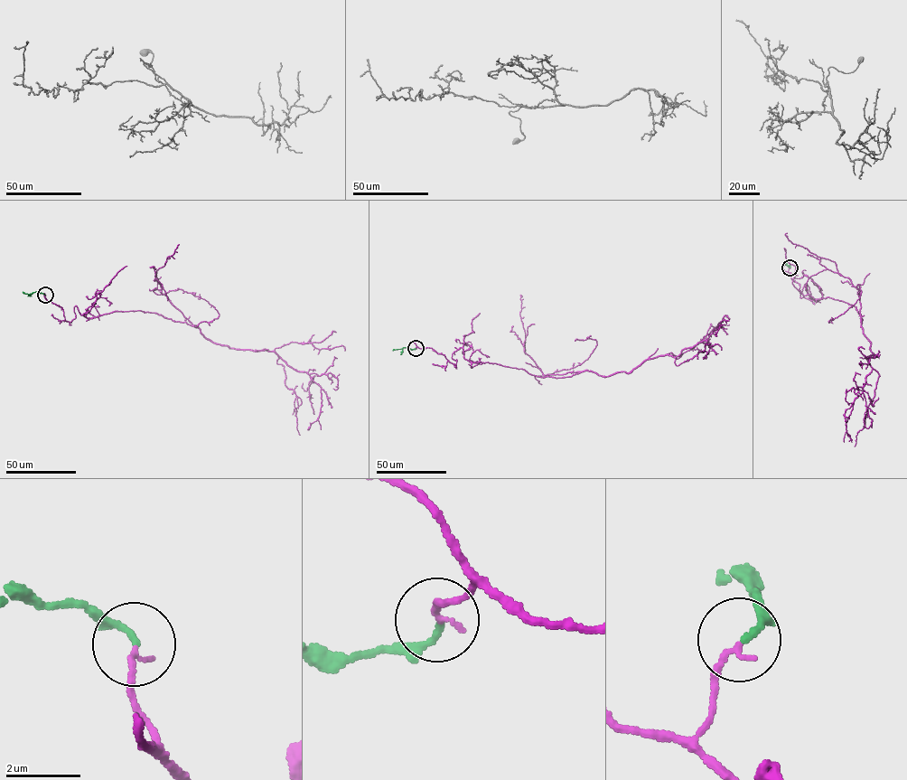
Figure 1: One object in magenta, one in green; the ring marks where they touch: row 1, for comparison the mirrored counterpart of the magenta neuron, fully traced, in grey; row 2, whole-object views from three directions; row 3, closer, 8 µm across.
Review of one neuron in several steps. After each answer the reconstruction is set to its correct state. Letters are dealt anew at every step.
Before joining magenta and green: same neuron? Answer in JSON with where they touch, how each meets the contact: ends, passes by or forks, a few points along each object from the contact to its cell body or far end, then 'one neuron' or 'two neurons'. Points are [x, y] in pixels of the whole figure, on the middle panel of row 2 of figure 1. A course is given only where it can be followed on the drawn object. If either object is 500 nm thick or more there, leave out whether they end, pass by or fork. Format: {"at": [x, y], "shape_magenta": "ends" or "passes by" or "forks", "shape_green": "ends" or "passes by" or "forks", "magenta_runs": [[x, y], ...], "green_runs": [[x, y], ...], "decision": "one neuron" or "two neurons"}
{"at": [416, 348], "shape_magenta": "ends", "shape_green": "ends", "magenta_runs": [[416, 348], [455, 366], [461, 347], [470, 361], [542, 377], [608, 376], [677, 357], [719, 324], [715, 336]], "green_runs": [[416, 348], [393, 350]], "decision": "one neuron"}

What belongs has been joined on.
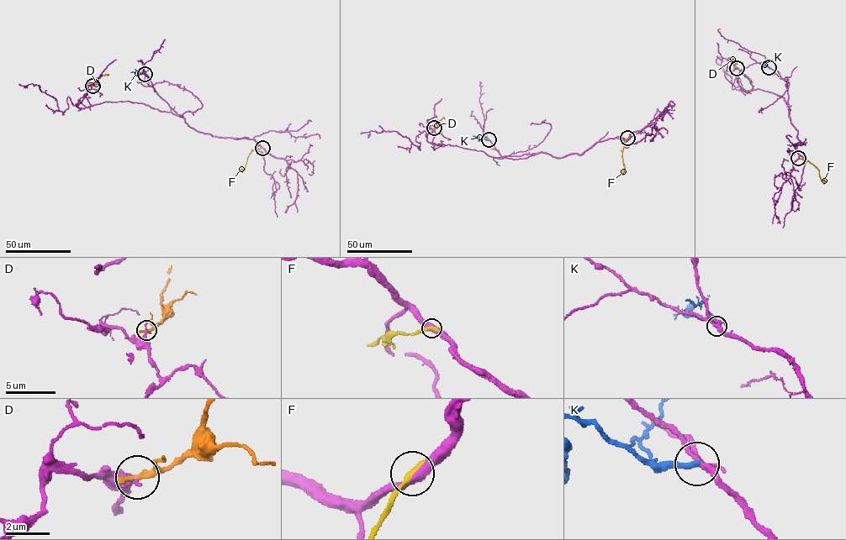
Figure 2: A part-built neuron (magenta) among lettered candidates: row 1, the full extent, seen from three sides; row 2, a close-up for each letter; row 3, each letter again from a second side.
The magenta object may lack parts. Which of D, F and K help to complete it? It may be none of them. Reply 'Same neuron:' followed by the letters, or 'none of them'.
Same neuron: none of them

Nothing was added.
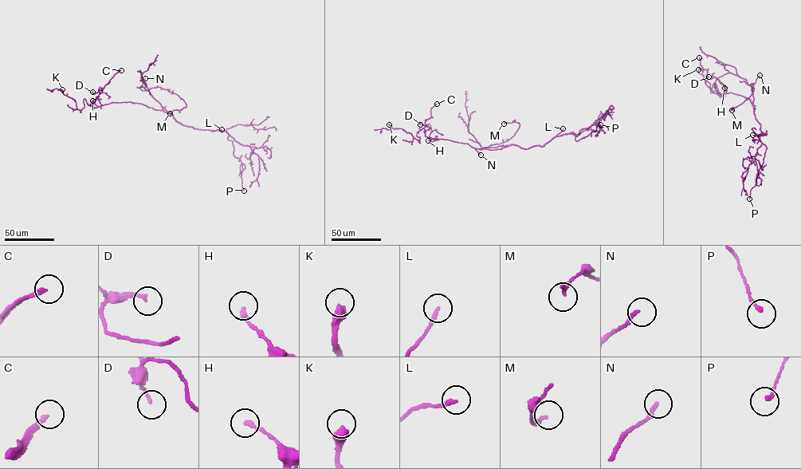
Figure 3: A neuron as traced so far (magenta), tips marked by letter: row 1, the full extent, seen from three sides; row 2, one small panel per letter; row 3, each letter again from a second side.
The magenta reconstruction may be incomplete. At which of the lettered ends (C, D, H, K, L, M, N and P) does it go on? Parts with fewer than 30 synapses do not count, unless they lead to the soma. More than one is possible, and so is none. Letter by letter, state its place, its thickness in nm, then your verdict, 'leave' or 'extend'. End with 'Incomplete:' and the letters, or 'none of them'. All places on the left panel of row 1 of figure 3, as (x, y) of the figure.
C: place (121, 70); calibre 190 nm; extend
D: place (92, 92); calibre 140 nm; leave
H: place (92, 100); calibre 200 nm; leave
K: place (62, 89); calibre 480 nm; extend
L: place (221, 129); calibre 200 nm; leave
M: place (170, 113); calibre 200 nm; leave
N: place (145, 78); calibre 190 nm; extend
P: place (244, 191); calibre 180 nm; leave
Incomplete: C, K, N

